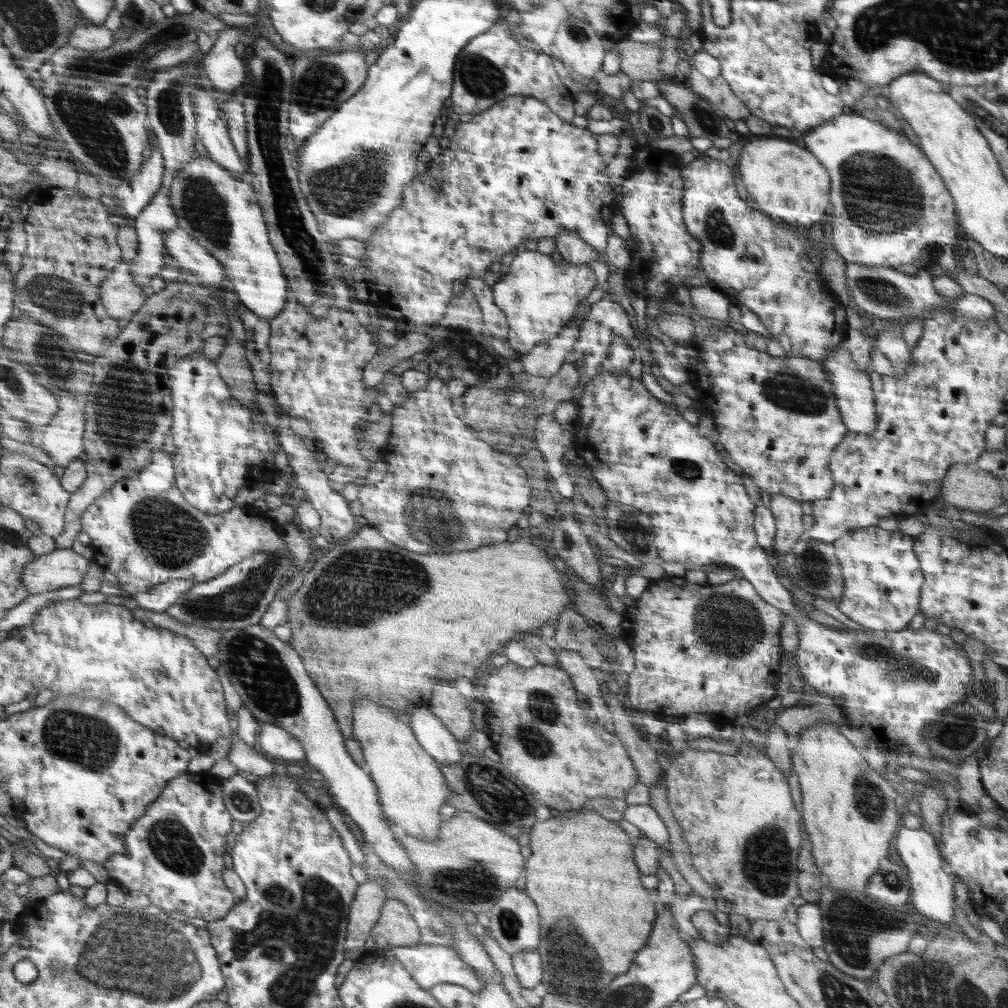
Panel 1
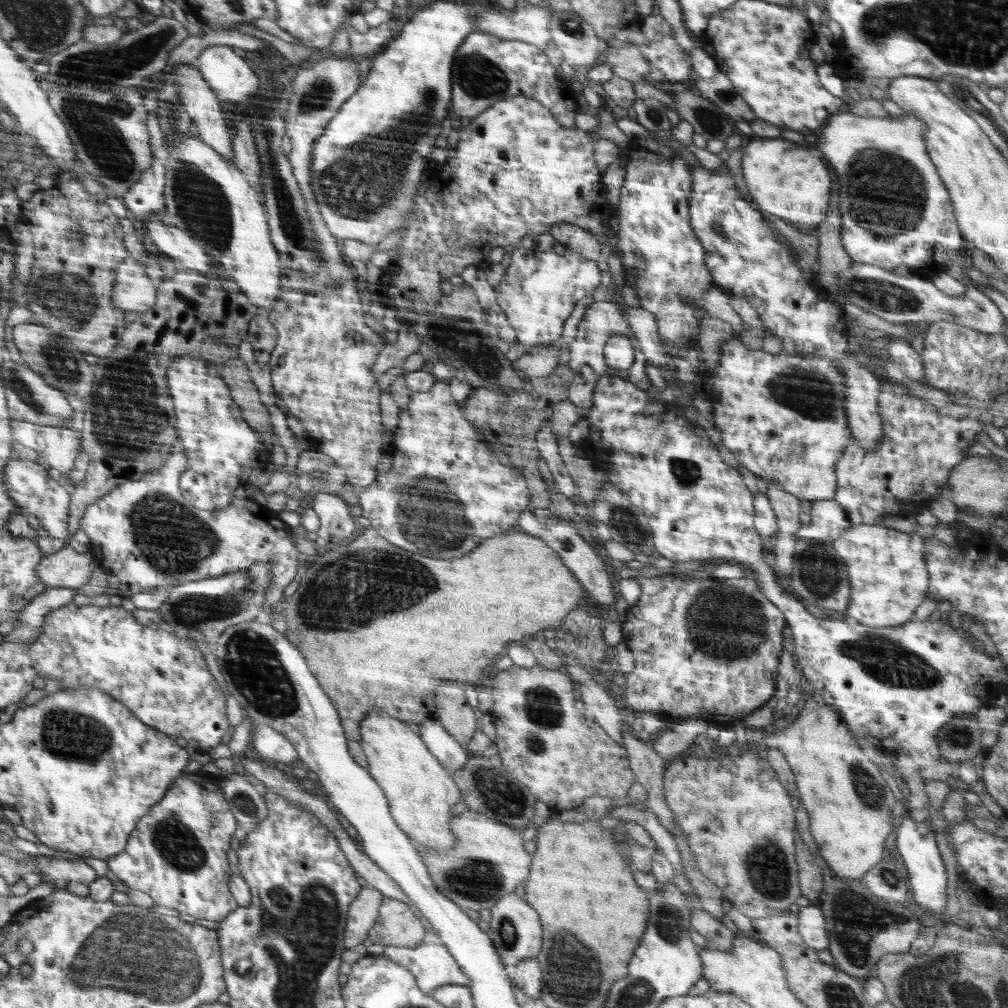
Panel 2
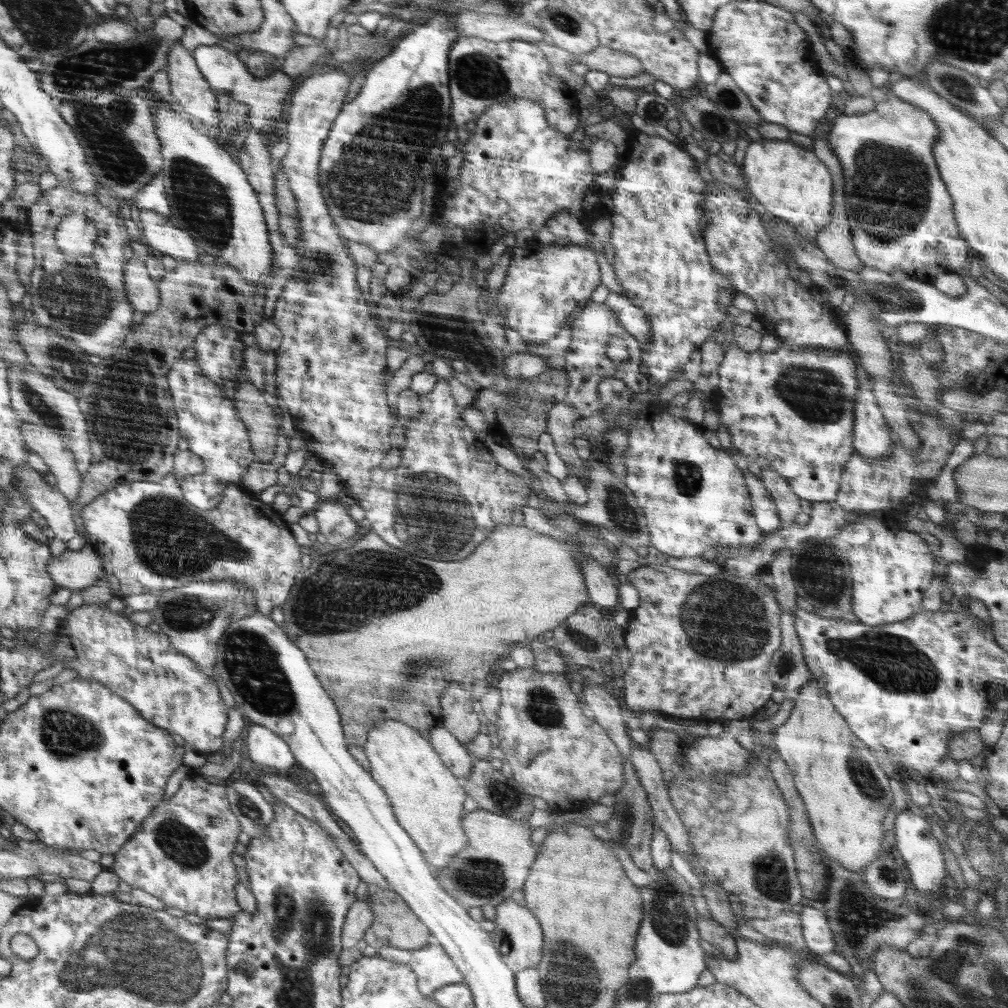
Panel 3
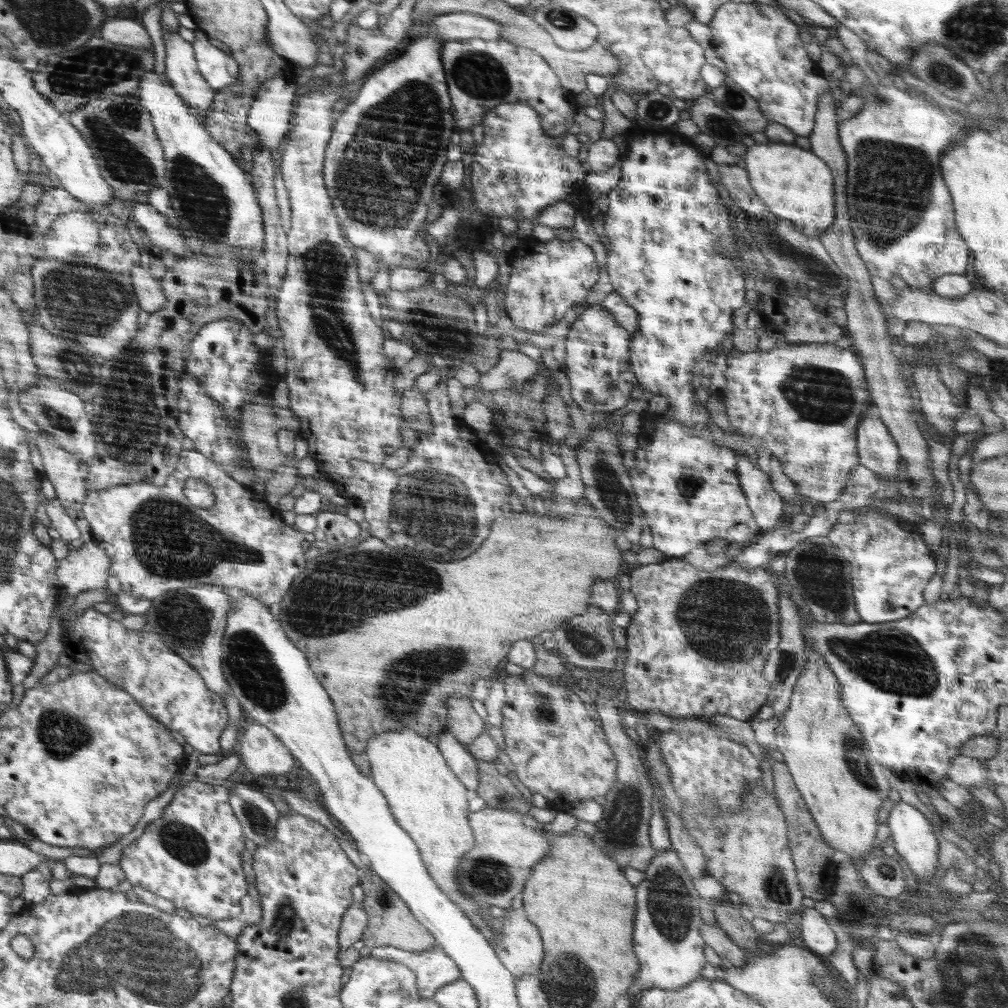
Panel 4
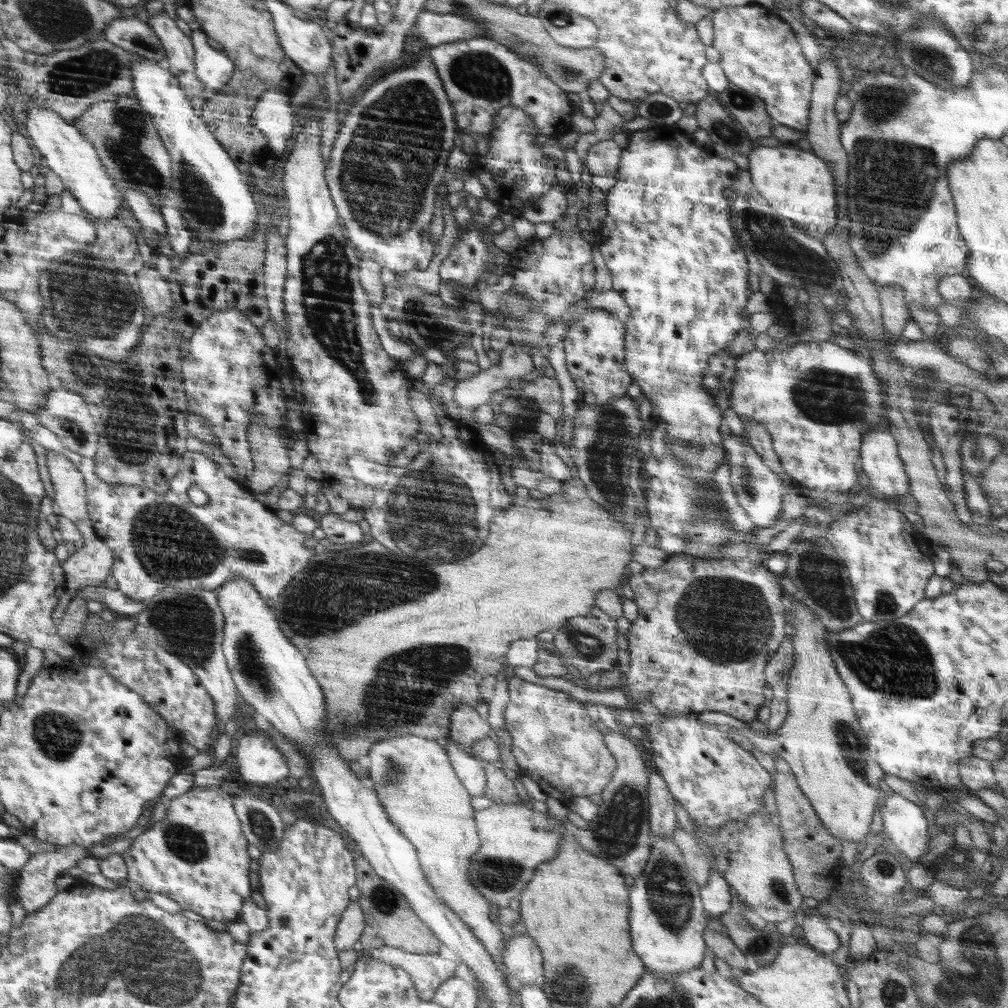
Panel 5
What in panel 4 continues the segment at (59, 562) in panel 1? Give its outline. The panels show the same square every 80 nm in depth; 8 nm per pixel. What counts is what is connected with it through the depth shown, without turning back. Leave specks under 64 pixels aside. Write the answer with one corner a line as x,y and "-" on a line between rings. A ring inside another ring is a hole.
89,541
83,547
69,551
57,570
67,598
85,590
106,588
111,564
108,553
97,541

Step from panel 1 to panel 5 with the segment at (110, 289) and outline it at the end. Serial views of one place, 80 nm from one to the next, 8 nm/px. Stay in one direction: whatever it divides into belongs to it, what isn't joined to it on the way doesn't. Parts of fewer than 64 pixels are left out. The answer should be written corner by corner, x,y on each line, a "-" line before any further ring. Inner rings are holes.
155,268
142,270
142,274
138,276
146,308
149,308
154,315
168,312
174,304
168,281
161,277

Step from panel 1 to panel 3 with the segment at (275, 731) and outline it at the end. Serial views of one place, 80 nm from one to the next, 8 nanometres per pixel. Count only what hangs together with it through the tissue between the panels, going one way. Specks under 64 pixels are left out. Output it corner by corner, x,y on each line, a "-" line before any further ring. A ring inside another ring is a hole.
251,722
246,739
246,750
254,764
268,766
272,772
286,774
298,766
289,744
273,730

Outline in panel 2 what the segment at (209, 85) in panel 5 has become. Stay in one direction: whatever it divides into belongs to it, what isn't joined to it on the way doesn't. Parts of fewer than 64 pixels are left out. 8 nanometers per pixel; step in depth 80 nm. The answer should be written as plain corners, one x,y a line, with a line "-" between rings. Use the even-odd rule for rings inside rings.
231,46
205,48
194,63
220,102
230,100
243,104
256,98
258,76

